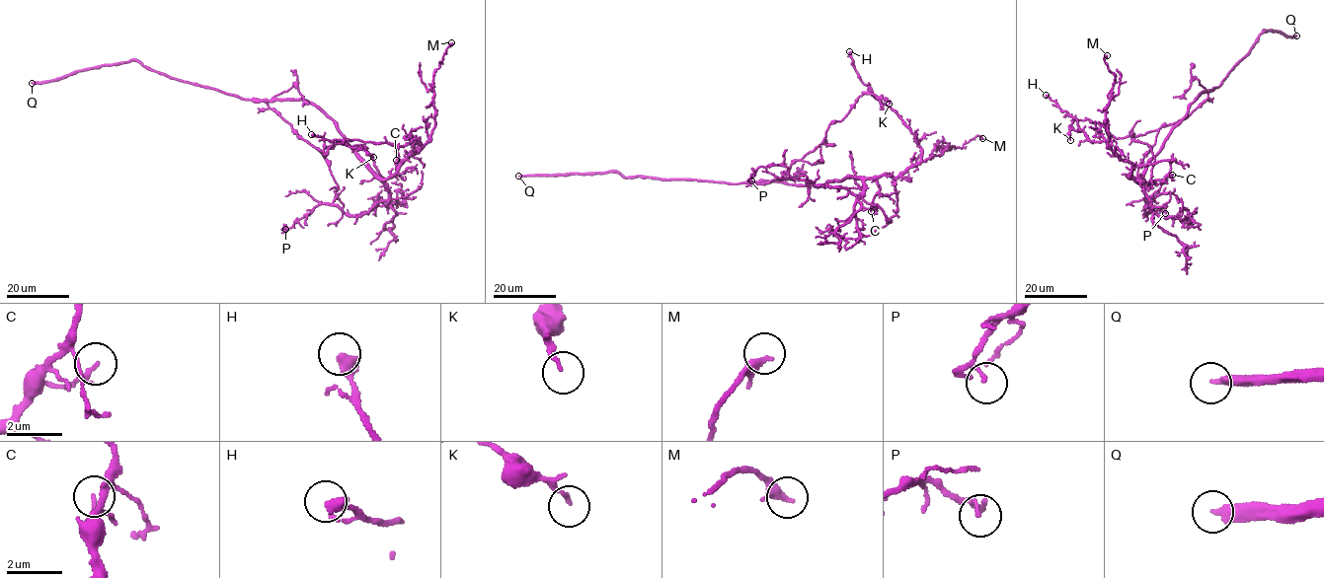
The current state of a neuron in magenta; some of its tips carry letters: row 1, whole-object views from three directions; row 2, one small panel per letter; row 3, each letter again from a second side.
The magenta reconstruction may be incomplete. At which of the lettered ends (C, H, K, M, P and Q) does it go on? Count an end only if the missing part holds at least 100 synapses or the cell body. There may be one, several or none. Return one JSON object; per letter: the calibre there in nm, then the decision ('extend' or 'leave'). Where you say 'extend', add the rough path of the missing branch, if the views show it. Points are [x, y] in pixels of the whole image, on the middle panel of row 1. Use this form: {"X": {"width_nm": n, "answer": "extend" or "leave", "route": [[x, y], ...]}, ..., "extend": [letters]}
{"C": {"width_nm": 150, "answer": "leave"}, "H": {"width_nm": 440, "answer": "leave"}, "K": {"width_nm": 100, "answer": "leave"}, "M": {"width_nm": 240, "answer": "leave"}, "P": {"width_nm": 80, "answer": "leave"}, "Q": {"width_nm": 360, "answer": "extend"}, "extend": ["Q"]}

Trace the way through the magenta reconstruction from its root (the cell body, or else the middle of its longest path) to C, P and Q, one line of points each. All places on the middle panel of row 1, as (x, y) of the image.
C: (809, 184), (824, 186), (828, 181), (846, 178), (875, 179), (879, 191), (870, 206), (871, 211)
P: (809, 184), (851, 177), (864, 185), (859, 196), (843, 187), (795, 179), (778, 165), (760, 167), (751, 180)
Q: (809, 184), (766, 180), (730, 183), (638, 175), (629, 178), (607, 172), (518, 176)

